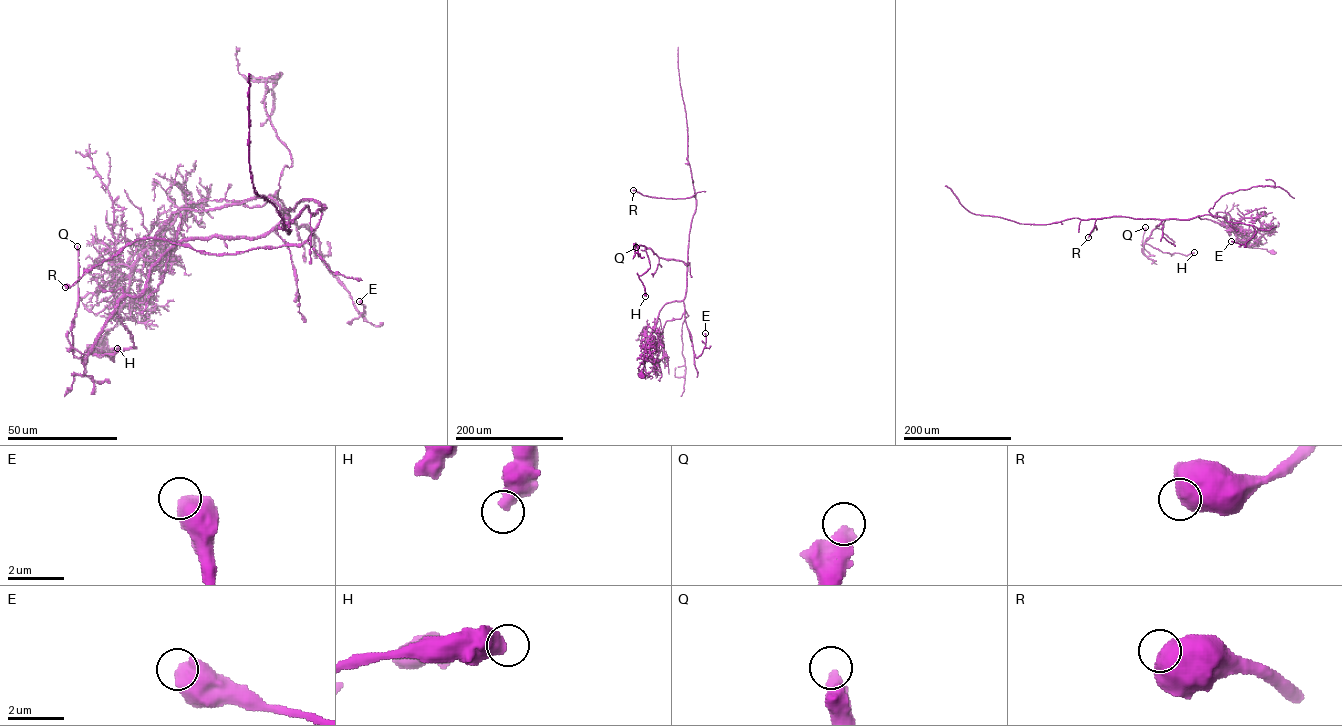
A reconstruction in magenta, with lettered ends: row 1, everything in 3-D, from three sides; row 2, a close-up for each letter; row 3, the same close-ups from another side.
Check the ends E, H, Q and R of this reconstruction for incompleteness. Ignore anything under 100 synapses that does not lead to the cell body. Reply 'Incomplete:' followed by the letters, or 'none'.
Incomplete: none

